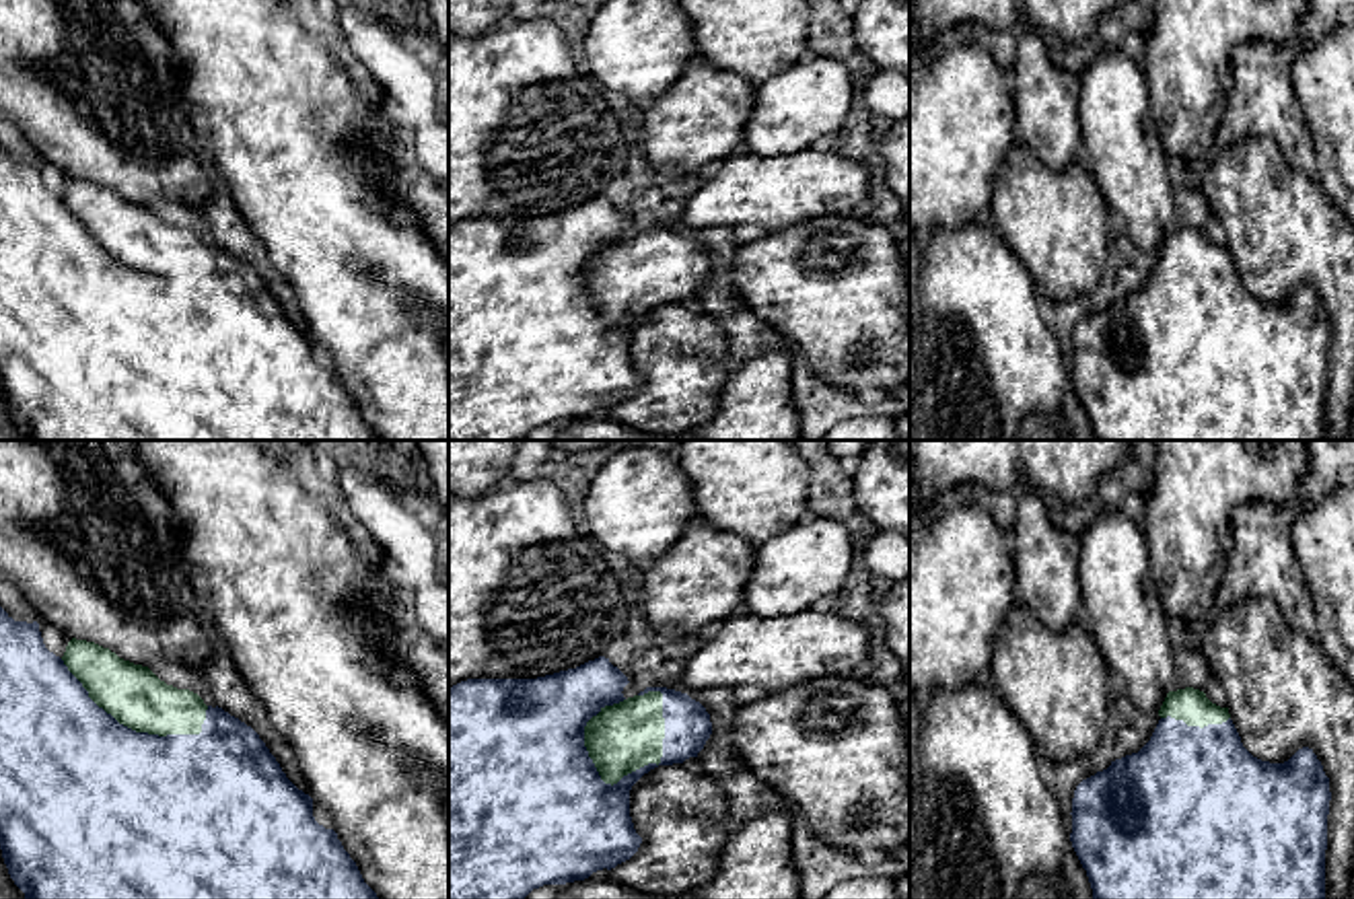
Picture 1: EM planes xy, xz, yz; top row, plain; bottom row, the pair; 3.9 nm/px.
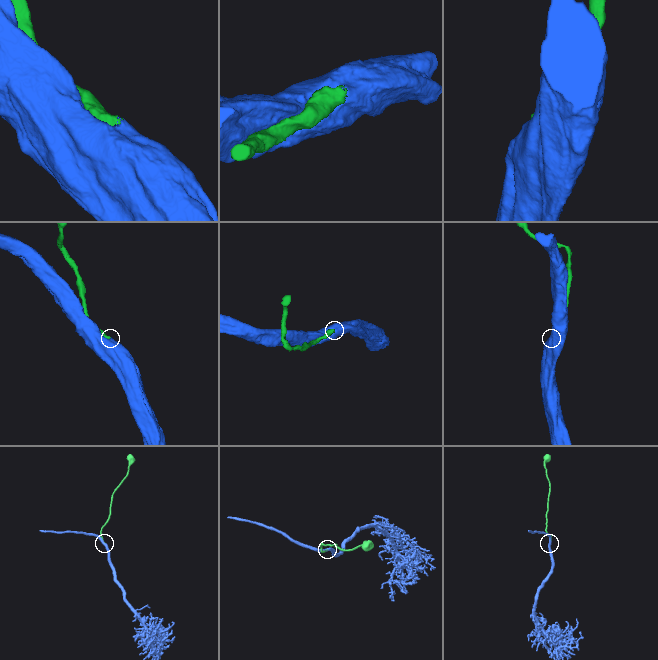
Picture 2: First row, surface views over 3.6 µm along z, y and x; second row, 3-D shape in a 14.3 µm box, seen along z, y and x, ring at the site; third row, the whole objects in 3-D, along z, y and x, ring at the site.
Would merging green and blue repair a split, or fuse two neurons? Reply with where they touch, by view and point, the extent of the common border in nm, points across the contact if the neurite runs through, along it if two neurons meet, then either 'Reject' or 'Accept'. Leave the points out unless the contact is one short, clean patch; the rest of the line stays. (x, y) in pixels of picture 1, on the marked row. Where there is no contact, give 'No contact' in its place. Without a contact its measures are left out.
Touches green at xz (661, 753). Shared border 420 nm. Accept

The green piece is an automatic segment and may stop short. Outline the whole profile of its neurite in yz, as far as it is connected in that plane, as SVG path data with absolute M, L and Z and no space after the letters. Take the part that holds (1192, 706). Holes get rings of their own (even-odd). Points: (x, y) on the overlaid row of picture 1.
M1185 687L1169 691L1159 724L1150 741L1132 755L1111 761L1111 765L1082 780L1072 798L1072 848L1086 870L1093 899L1325 899L1325 850L1329 815L1329 778L1313 749L1298 749L1284 763L1270 763L1253 757L1241 743L1228 708L1212 704L1204 691Z

